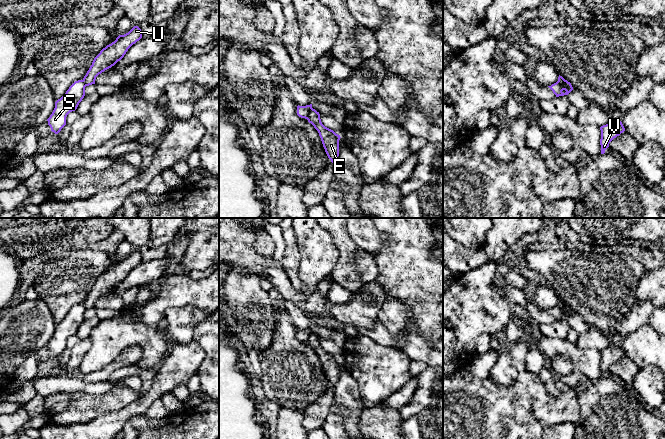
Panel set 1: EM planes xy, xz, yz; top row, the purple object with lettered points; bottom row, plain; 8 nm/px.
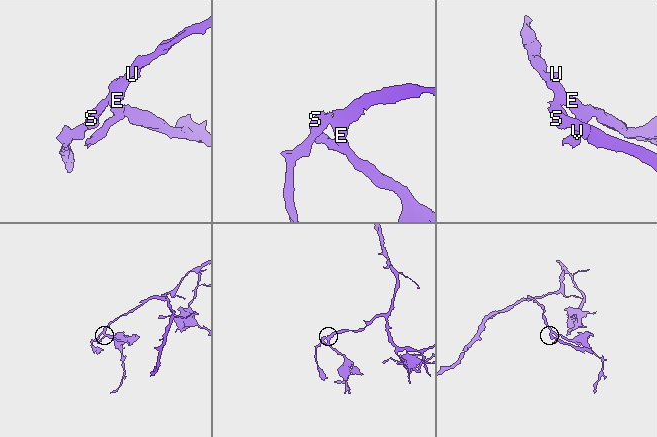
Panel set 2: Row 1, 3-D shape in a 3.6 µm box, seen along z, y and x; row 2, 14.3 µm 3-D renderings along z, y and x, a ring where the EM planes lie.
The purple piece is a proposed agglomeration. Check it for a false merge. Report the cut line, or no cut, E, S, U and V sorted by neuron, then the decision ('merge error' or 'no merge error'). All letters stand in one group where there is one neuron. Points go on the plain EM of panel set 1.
cut in yz along (558, 304), (570, 315); E U V / S; merge error

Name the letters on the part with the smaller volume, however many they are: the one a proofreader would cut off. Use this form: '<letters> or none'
S

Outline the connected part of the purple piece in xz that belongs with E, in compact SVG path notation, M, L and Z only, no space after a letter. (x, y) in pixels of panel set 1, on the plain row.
M313 332L310 333L307 344L318 355L325 376L333 387L339 380L339 364L341 362L340 359L325 351L321 346L319 336Z

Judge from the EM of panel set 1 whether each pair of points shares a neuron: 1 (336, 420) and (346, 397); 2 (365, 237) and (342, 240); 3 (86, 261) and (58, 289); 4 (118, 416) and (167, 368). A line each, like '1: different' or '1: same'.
1: different
2: different
3: same
4: same

